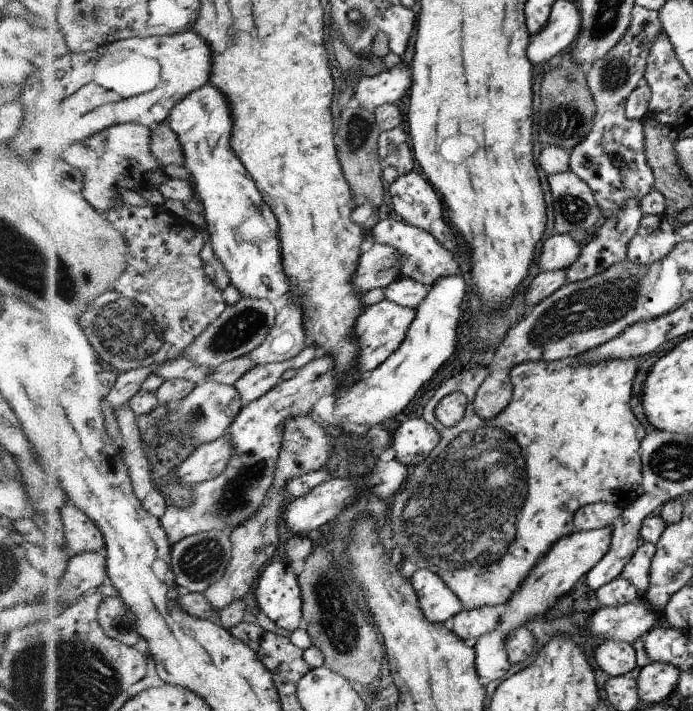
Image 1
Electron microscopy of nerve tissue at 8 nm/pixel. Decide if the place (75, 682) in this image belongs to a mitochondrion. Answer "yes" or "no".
yes

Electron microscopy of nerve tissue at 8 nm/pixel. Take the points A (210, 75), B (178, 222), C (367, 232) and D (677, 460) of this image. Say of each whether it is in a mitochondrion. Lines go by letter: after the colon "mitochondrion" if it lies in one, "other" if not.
A: other
B: other
C: other
D: mitochondrion

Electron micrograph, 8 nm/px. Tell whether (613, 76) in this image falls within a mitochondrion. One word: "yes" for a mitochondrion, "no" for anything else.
yes

